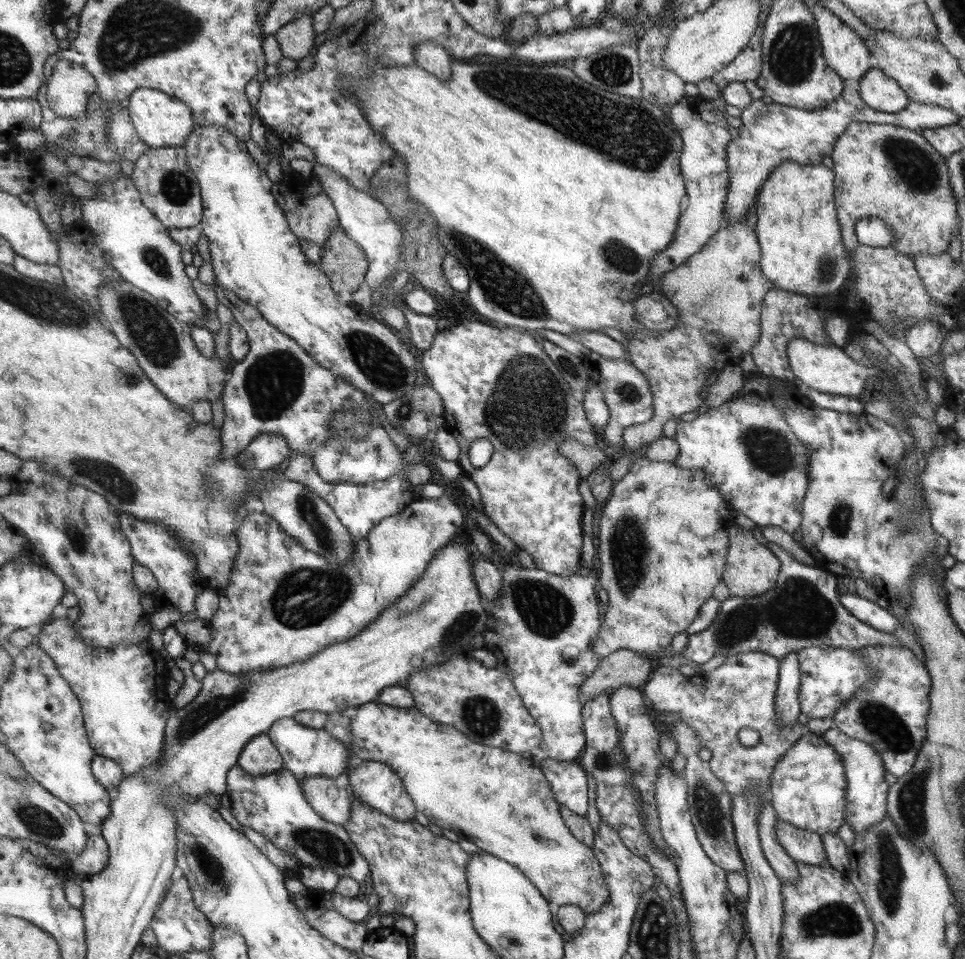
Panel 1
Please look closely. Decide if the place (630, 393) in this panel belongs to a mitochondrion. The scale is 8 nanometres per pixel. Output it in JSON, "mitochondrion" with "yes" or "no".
{"mitochondrion":"yes"}

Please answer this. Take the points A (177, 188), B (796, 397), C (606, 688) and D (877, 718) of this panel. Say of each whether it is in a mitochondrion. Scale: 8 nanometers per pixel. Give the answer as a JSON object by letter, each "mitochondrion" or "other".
{"A":"mitochondrion","B":"other","C":"other","D":"mitochondrion"}

